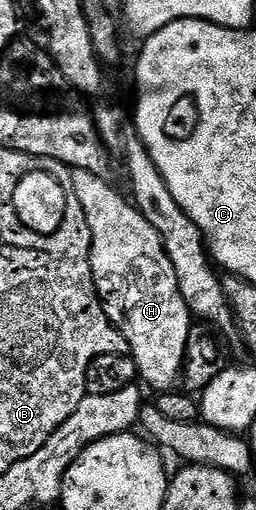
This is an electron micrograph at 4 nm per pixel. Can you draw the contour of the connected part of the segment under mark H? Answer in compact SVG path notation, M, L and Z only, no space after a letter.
M72 170L72 179L74 180L74 194L78 196L78 204L82 204L82 212L86 212L86 224L90 224L90 236L92 237L91 259L92 259L92 279L96 285L96 295L100 297L100 302L104 305L106 316L118 332L122 332L122 336L126 340L128 349L132 355L132 359L136 361L136 373L142 379L145 387L153 386L153 391L168 392L173 389L172 386L181 381L182 371L184 369L184 353L186 352L186 340L190 336L190 328L194 324L194 315L188 311L186 300L182 300L182 292L178 288L178 276L174 272L174 264L170 264L170 256L166 256L166 248L164 241L160 239L160 233L152 227L150 220L146 220L146 216L142 216L142 212L137 210L135 205L127 197L124 198L111 185L111 181L94 176L85 170Z

